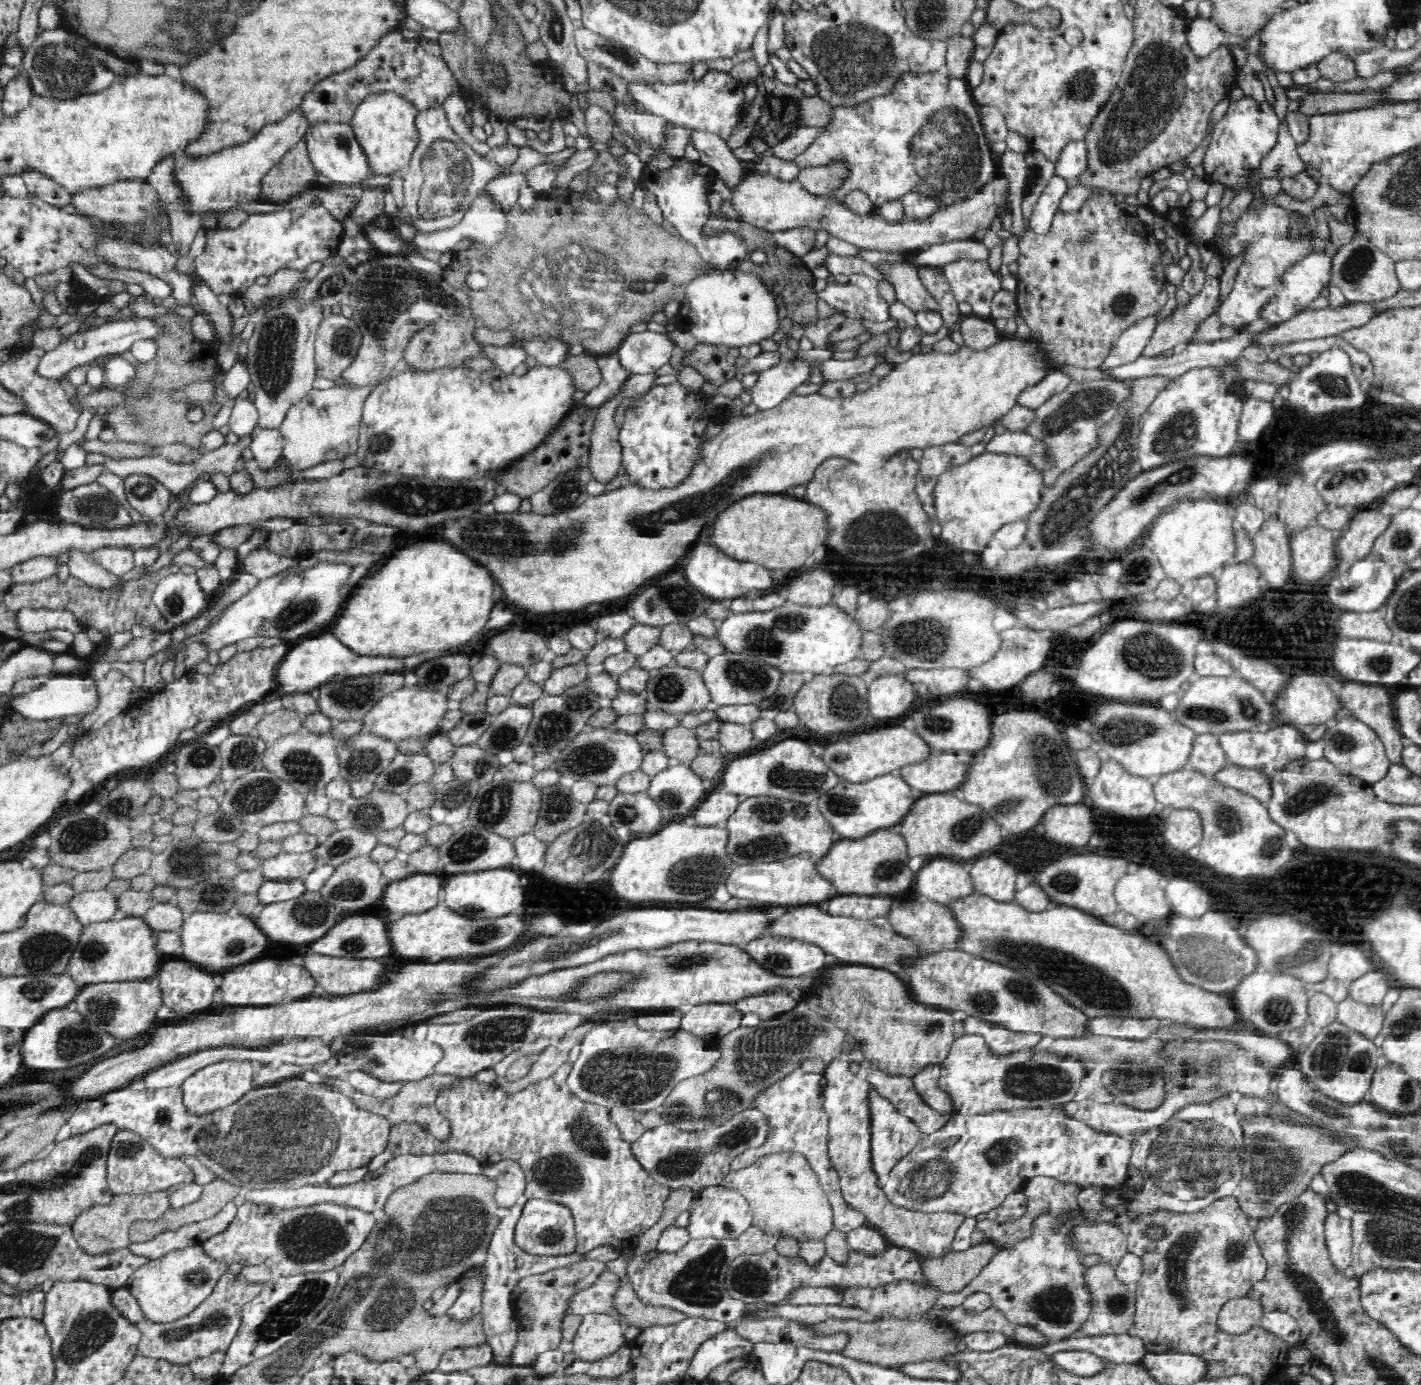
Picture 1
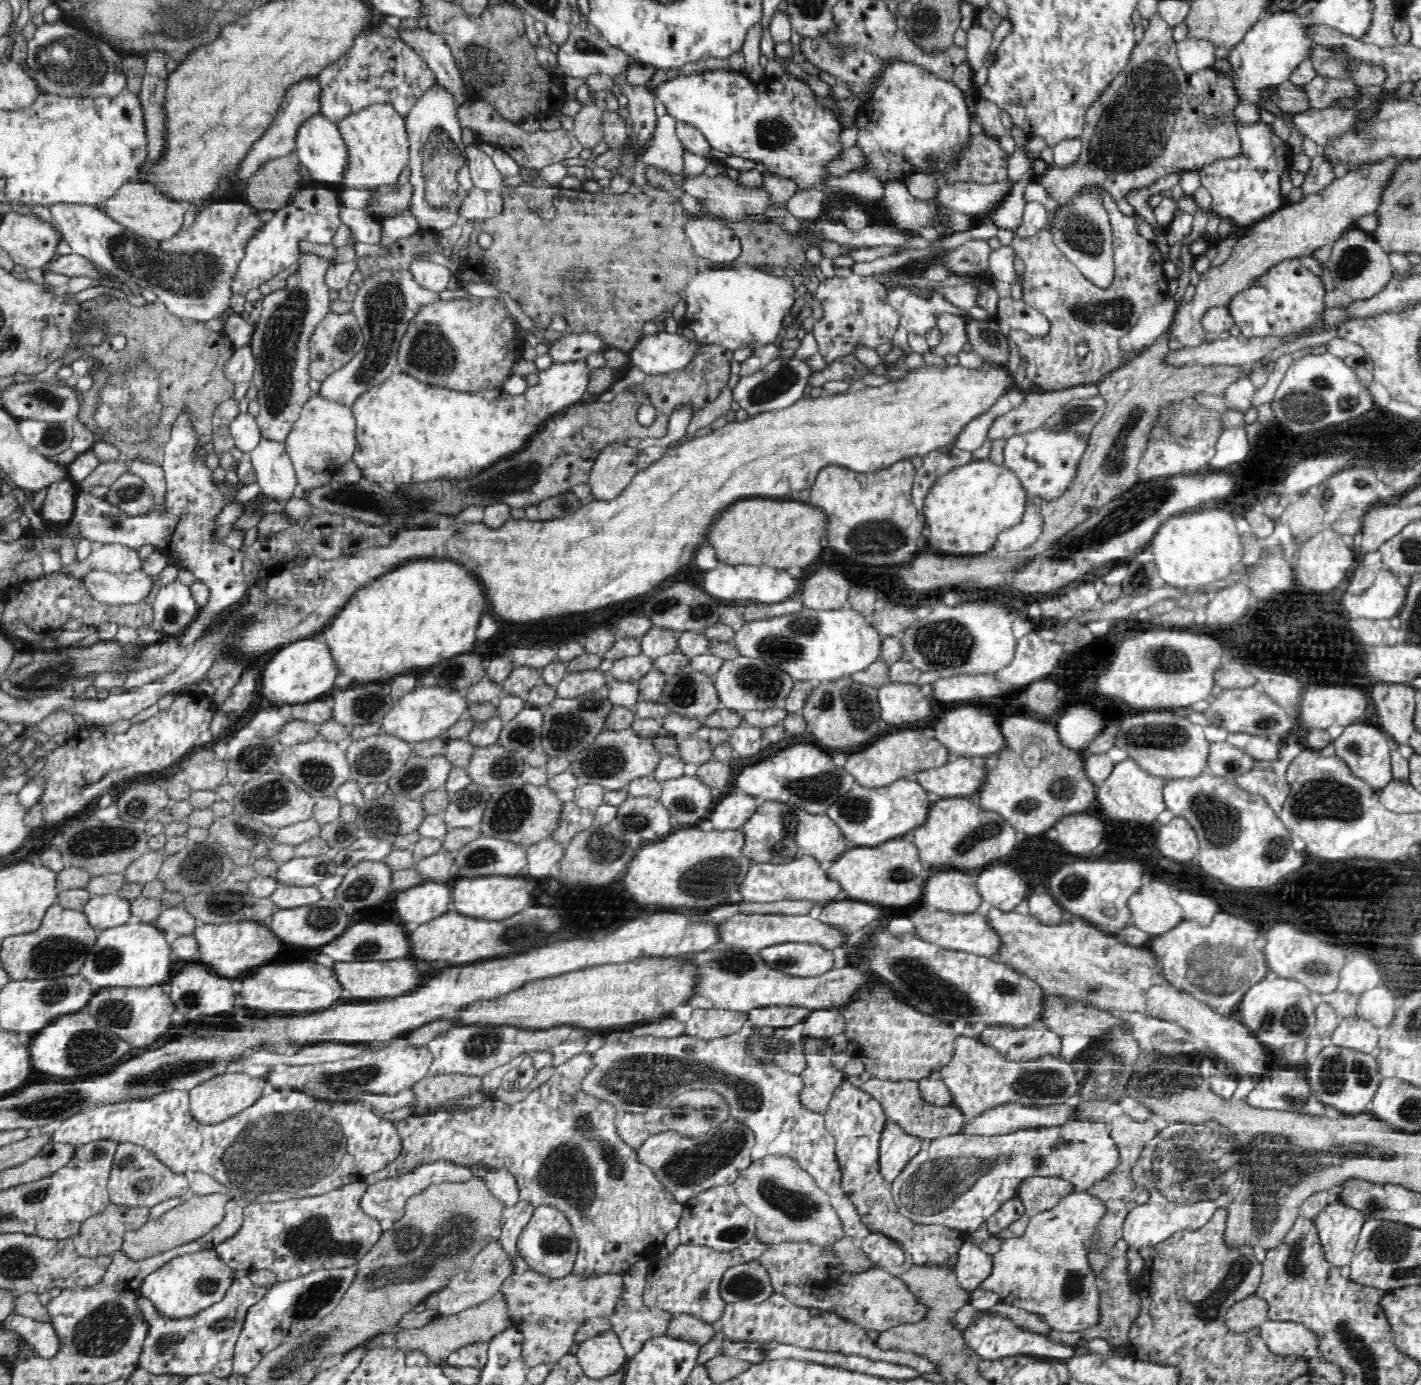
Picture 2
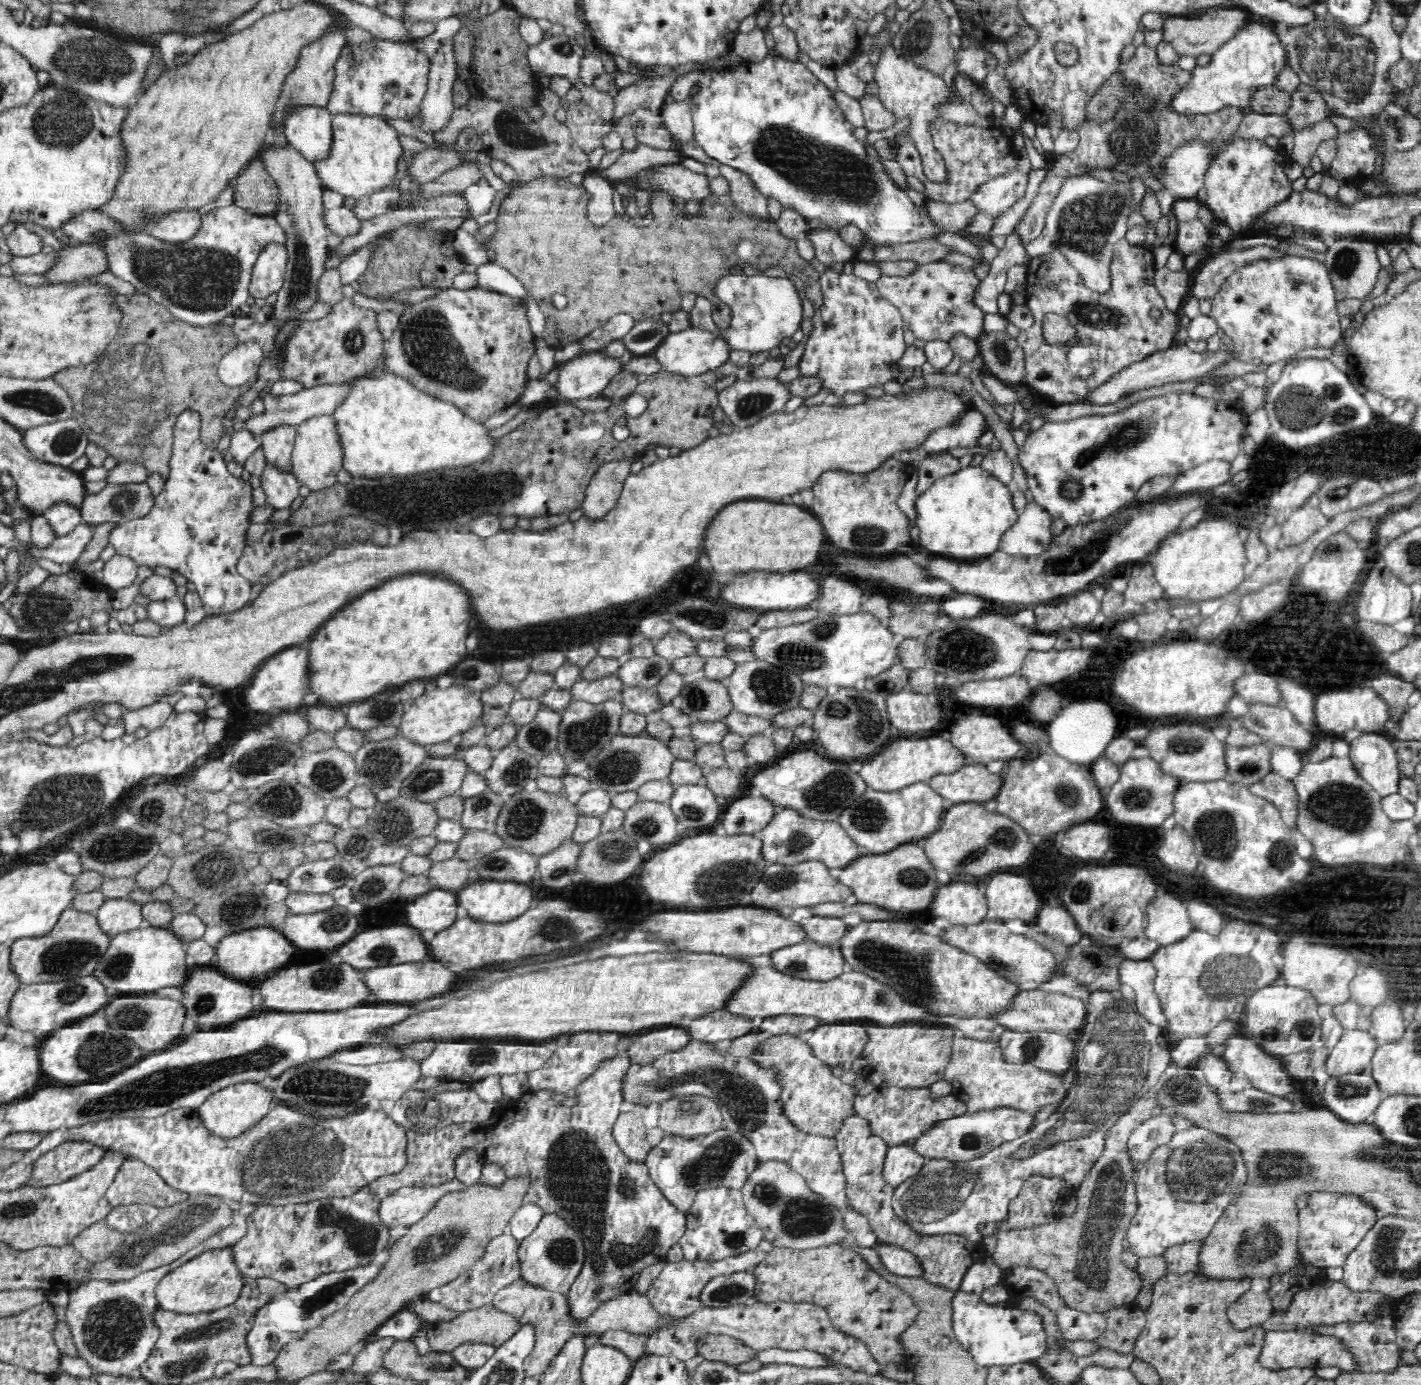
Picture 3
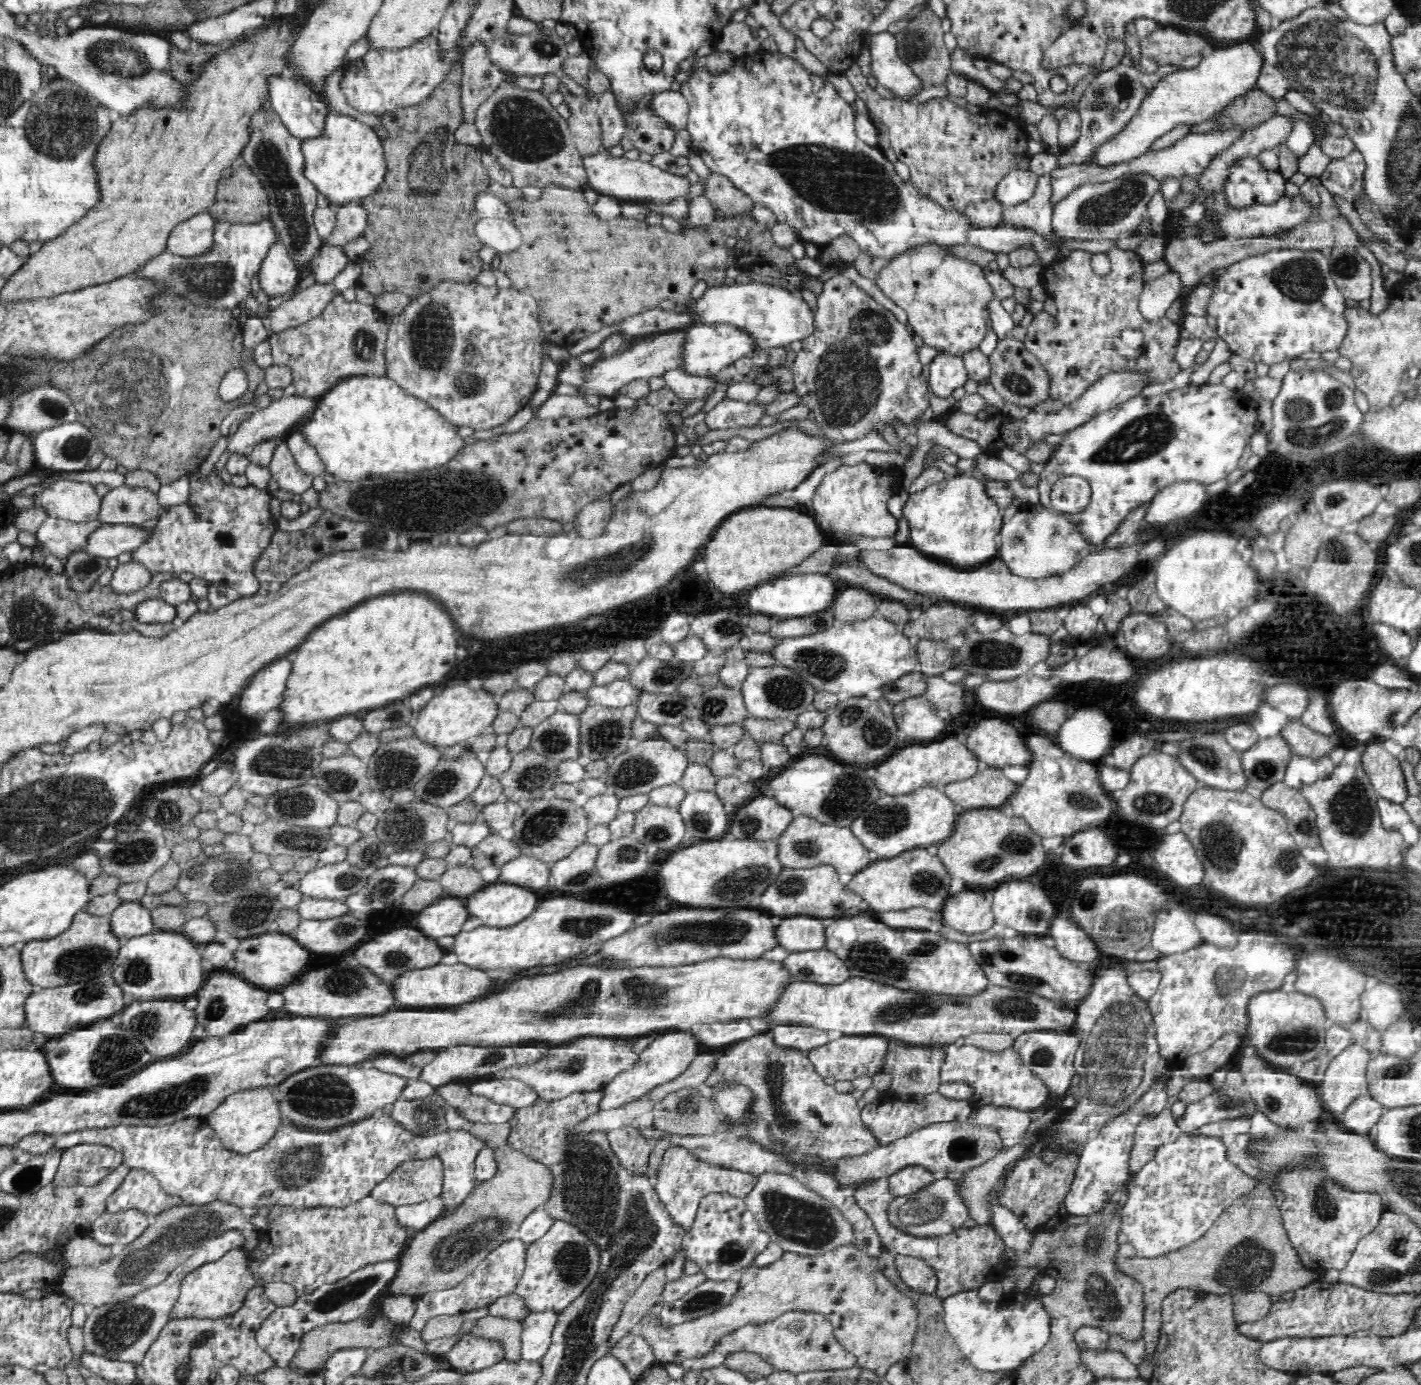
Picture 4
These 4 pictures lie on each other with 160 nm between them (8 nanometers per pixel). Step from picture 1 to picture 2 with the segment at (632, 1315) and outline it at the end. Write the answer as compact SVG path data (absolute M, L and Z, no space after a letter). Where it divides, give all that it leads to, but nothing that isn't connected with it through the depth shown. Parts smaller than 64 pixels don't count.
M675 1314L667 1319L665 1334L669 1337L696 1341L702 1346L712 1340L715 1330L710 1324L704 1324L699 1318L689 1314Z

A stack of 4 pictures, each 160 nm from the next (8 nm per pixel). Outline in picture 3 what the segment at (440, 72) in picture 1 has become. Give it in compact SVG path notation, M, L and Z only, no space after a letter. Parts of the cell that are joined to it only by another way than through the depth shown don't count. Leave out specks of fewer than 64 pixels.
M376 38L360 44L347 43L334 61L333 89L326 108L332 116L368 114L409 121L420 110L429 65L429 58L413 46Z

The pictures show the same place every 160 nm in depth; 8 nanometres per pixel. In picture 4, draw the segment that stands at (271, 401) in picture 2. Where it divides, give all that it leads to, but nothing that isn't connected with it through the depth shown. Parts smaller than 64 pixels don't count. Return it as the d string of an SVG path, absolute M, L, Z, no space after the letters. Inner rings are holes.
M274 110L258 111L251 126L253 134L243 151L242 158L260 178L269 195L271 208L269 219L276 227L278 241L283 244L294 262L293 267L296 269L299 284L302 278L311 273L310 264L313 263L325 242L314 223L319 191L305 176L303 142L288 133ZM286 437L276 441L267 469L270 471L271 480L276 481L280 488L294 494L301 494L305 506L318 507L318 490L312 486L313 477L300 470Z

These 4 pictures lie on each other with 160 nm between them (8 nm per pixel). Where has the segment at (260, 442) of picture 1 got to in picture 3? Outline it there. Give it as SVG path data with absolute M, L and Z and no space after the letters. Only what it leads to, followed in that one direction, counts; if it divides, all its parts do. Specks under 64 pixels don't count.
M266 461L266 466L260 475L260 488L266 494L267 504L272 508L290 508L294 499L299 495L299 480L293 471L286 471L280 465Z

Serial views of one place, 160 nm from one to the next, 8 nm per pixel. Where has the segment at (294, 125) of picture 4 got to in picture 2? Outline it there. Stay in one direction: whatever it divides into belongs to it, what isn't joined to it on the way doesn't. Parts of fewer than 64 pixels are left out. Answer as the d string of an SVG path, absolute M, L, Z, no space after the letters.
M316 114L304 122L304 125L298 130L296 152L302 164L310 171L313 180L319 185L338 188L342 182L346 181L345 175L350 166L349 149L338 124L333 121Z

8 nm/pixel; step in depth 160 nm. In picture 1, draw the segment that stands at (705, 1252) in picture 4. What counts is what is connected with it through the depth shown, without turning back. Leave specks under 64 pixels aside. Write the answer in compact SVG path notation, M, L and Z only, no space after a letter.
M716 1185L704 1188L695 1197L690 1206L690 1220L687 1227L692 1239L704 1237L733 1239L741 1235L752 1224L753 1211L746 1197L734 1189Z

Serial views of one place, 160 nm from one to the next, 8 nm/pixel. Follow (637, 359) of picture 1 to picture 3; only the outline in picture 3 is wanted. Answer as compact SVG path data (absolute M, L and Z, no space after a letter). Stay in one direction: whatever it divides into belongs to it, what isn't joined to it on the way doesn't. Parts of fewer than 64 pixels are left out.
M690 328L677 333L670 333L648 354L654 357L661 371L687 377L720 367L728 360L729 352L730 348L721 338L712 336L705 330Z

